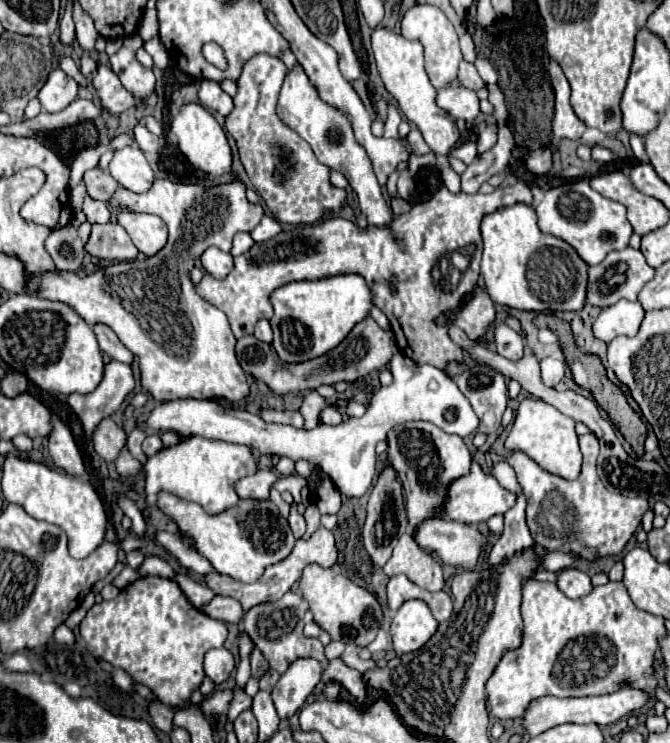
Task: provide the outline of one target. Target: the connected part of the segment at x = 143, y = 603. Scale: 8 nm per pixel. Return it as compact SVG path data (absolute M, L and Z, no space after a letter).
M146 576L122 588L114 600L104 600L100 604L94 604L80 624L80 636L86 642L86 650L96 660L104 660L114 668L122 668L138 684L148 686L158 696L158 700L176 708L182 702L188 702L194 690L202 684L204 652L210 648L222 647L227 639L228 630L224 622L210 618L202 614L198 608L194 608L174 580L166 580L160 576Z

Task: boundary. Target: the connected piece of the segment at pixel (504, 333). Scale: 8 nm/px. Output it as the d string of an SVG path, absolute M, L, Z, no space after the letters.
M500 324L494 328L494 342L500 356L506 356L508 360L522 358L524 342L516 330L512 330L508 324Z

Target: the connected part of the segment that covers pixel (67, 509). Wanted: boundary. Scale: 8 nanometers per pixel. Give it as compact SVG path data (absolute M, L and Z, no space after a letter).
M8 454L2 466L2 494L6 502L20 504L32 518L60 526L68 536L70 556L74 558L86 558L106 536L104 504L86 478L70 476L62 470L48 468L42 462Z

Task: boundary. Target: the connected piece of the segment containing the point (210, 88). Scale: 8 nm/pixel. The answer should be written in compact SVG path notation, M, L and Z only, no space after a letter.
M200 80L200 90L198 90L198 98L200 98L200 104L208 110L214 110L222 116L228 116L234 108L232 104L232 98L220 88L218 82L212 82L212 80Z

